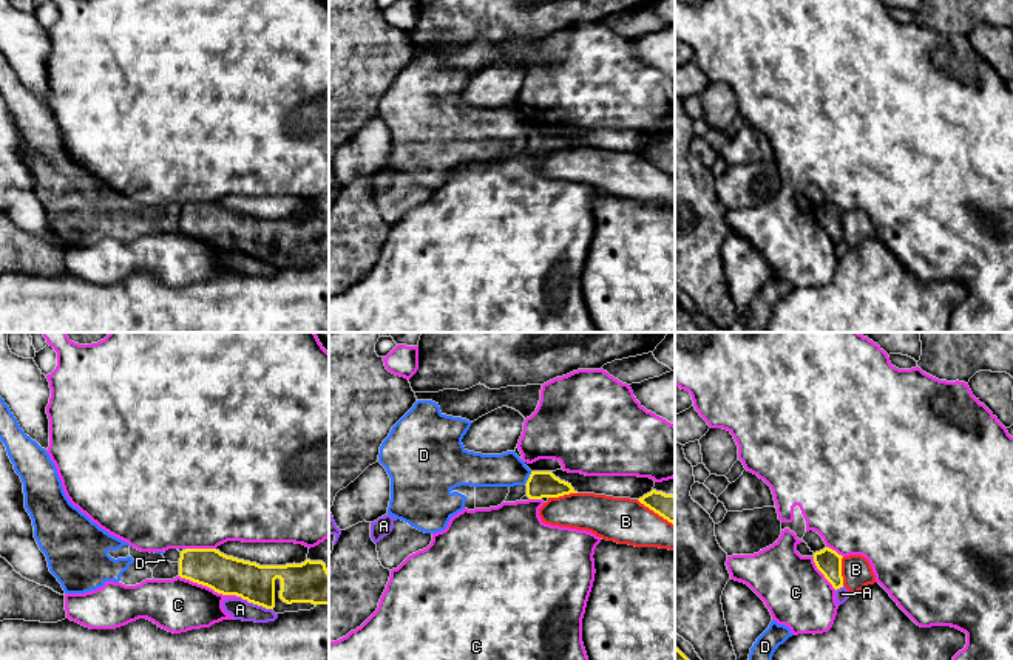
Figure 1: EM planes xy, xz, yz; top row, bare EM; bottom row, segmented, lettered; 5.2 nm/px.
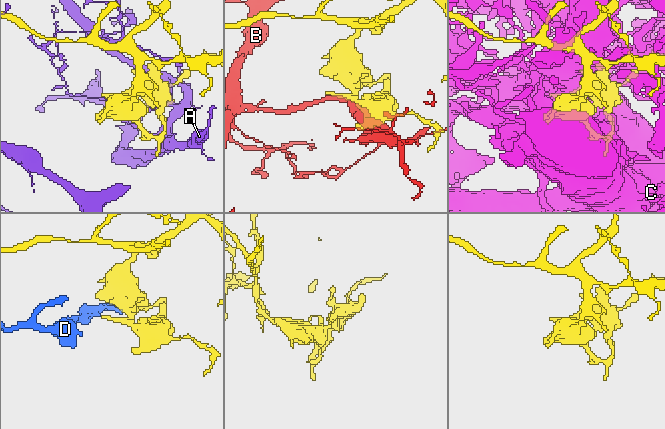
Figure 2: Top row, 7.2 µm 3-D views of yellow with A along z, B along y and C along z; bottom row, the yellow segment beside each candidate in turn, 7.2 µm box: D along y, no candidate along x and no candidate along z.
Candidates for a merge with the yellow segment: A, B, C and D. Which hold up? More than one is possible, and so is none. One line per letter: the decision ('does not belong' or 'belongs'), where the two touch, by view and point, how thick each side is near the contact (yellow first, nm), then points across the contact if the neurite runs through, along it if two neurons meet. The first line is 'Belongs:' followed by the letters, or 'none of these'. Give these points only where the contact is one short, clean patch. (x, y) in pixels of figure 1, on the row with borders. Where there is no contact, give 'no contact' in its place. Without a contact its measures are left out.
Belongs: none of these
A: does not belong; contact xy (260, 605); calibres 200 and 110 nm
B: does not belong; contact xz (562, 495); calibres 140 and 220 nm
C: does not belong; contact xy (210, 588); calibres 200 and 280 nm
D: does not belong; contact xz (528, 478); calibres 140 and 180 nm

